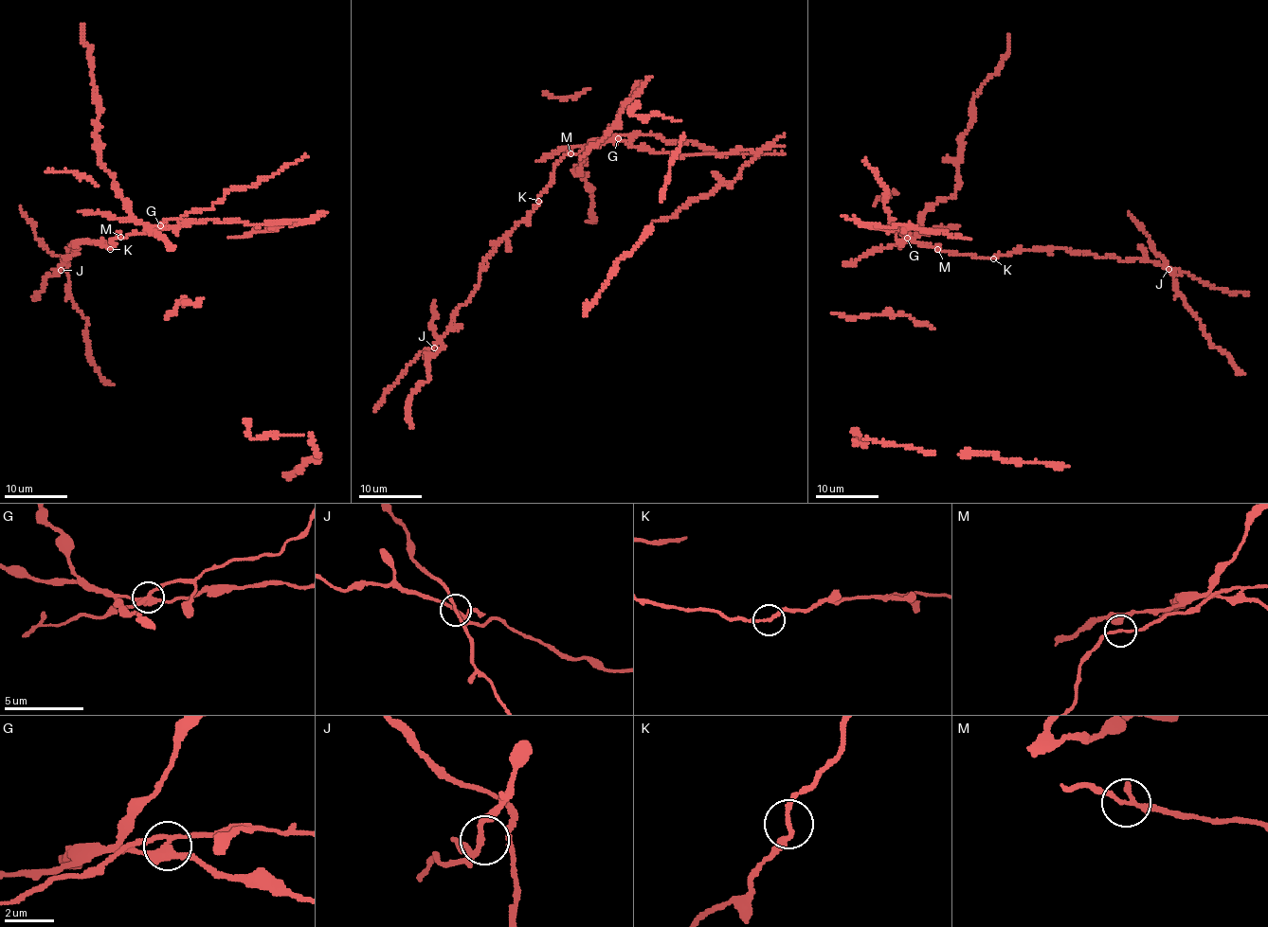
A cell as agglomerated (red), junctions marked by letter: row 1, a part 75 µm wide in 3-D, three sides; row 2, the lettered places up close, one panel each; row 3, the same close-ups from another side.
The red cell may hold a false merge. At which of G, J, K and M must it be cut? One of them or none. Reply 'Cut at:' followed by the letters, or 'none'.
Cut at: G

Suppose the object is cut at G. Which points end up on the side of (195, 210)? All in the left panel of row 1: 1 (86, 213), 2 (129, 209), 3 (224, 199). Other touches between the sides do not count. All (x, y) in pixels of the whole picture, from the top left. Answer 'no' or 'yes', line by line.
1: no
2: no
3: yes

